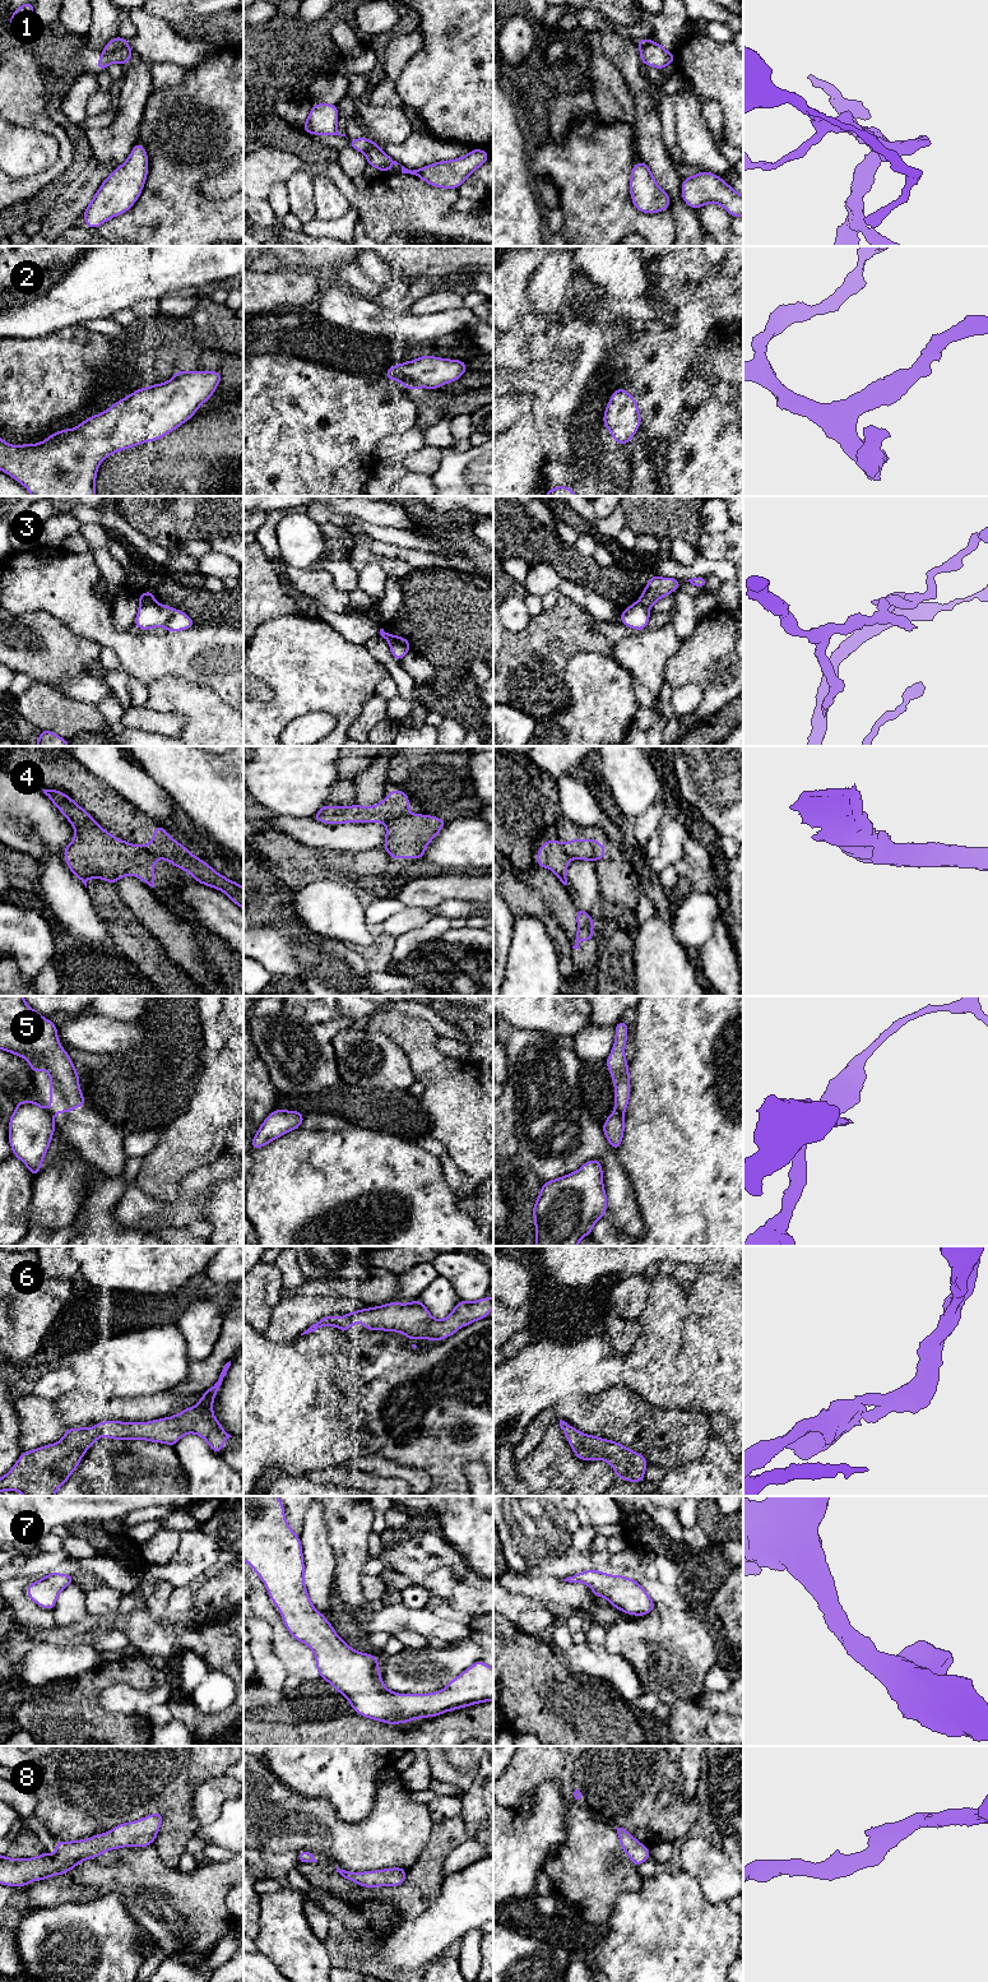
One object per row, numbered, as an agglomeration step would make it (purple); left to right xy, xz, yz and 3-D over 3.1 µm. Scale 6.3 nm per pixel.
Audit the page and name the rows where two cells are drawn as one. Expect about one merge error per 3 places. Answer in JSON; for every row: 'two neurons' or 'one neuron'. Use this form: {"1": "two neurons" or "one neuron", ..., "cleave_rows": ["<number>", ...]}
{"1": "two neurons", "2": "one neuron", "3": "two neurons", "4": "two neurons", "5": "two neurons", "6": "one neuron", "7": "one neuron", "8": "one neuron", "cleave_rows": ["1", "3", "4", "5"]}

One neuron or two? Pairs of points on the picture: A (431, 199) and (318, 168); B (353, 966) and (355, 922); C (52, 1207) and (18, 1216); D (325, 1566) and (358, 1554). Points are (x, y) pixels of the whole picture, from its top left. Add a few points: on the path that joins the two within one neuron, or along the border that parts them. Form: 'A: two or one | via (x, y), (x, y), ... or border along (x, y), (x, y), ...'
A: one | via (403, 199), (360, 199), (346, 185)
B: two | border along (316, 932), (344, 944)
C: two | border along (33, 1184), (33, 1194), (28, 1208), (29, 1227)
D: two | border along (328, 1533), (328, 1540), (334, 1552), (334, 1588)

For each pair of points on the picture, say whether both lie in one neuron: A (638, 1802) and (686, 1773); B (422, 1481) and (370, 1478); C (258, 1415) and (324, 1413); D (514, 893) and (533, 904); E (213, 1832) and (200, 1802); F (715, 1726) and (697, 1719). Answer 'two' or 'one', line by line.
A: two
B: two
C: one
D: one
E: two
F: two

